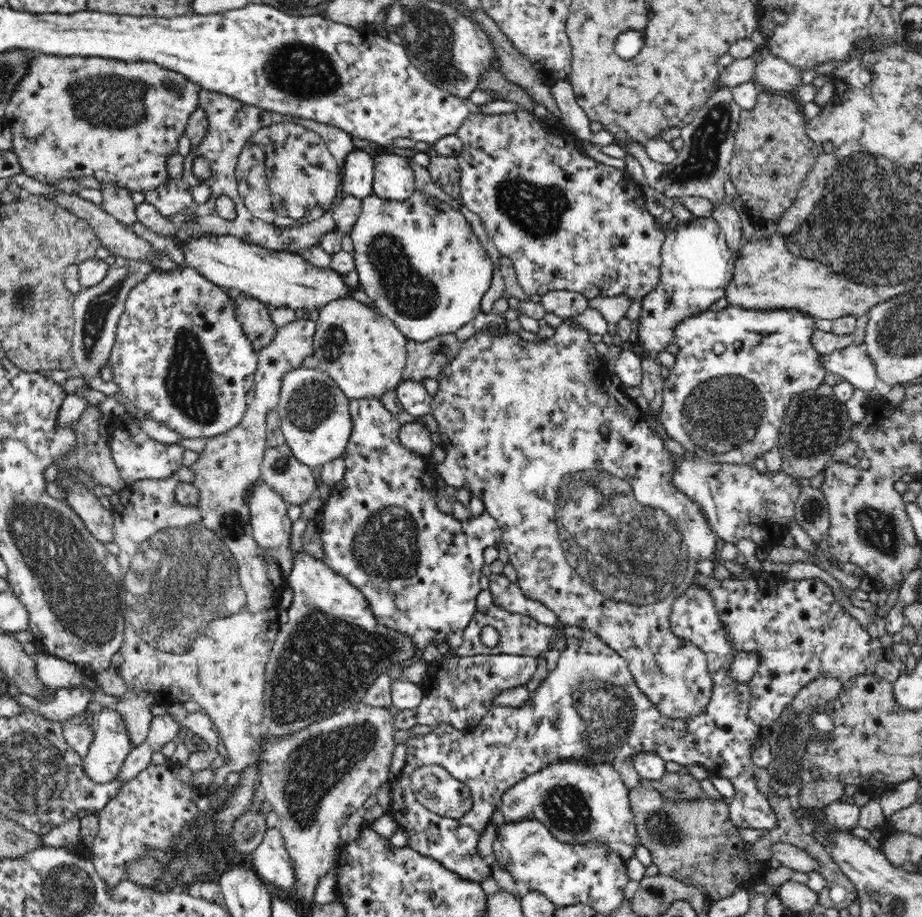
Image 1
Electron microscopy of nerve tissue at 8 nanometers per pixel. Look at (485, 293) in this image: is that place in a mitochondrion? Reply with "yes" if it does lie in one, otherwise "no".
no

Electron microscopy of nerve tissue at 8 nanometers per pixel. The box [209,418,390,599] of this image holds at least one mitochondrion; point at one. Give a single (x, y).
(280, 464)

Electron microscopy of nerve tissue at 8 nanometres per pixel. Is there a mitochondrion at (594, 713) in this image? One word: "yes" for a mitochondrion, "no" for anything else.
yes

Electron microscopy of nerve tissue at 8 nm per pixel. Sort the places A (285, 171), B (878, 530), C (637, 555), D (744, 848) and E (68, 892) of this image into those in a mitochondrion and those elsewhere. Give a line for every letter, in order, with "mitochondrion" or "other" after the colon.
A: mitochondrion
B: mitochondrion
C: mitochondrion
D: other
E: mitochondrion

